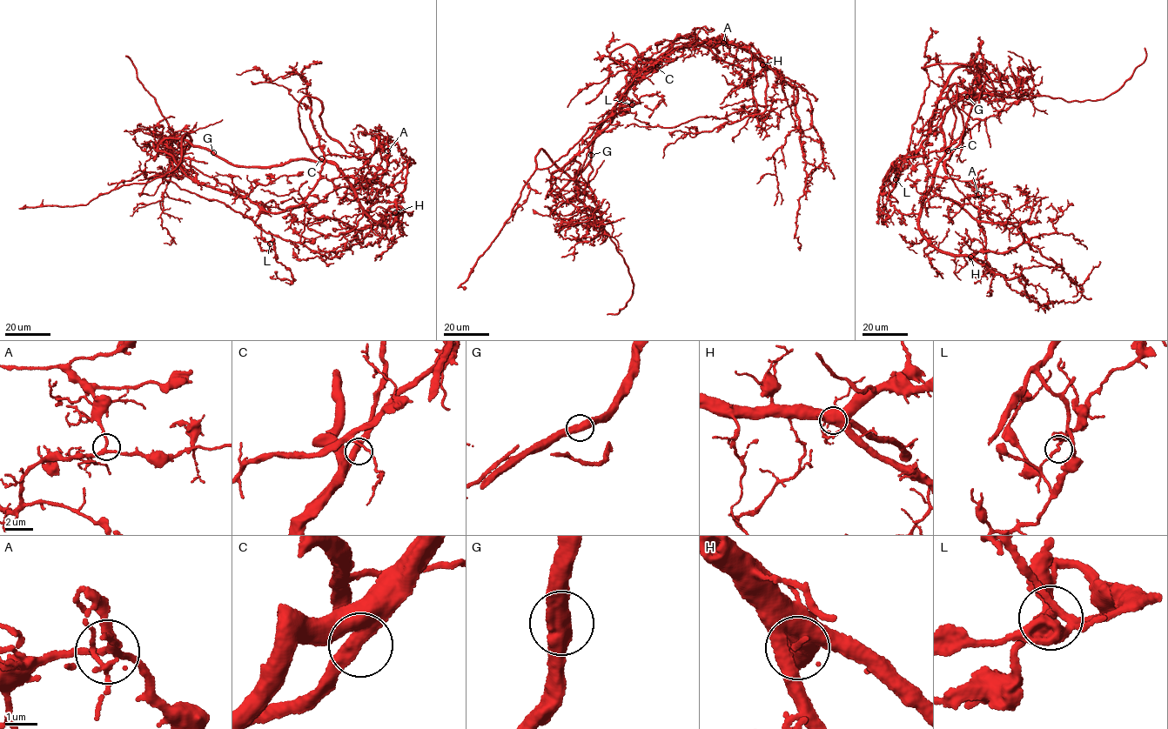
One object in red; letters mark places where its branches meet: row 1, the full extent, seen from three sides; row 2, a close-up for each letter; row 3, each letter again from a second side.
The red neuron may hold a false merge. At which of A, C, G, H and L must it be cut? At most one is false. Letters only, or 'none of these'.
L

